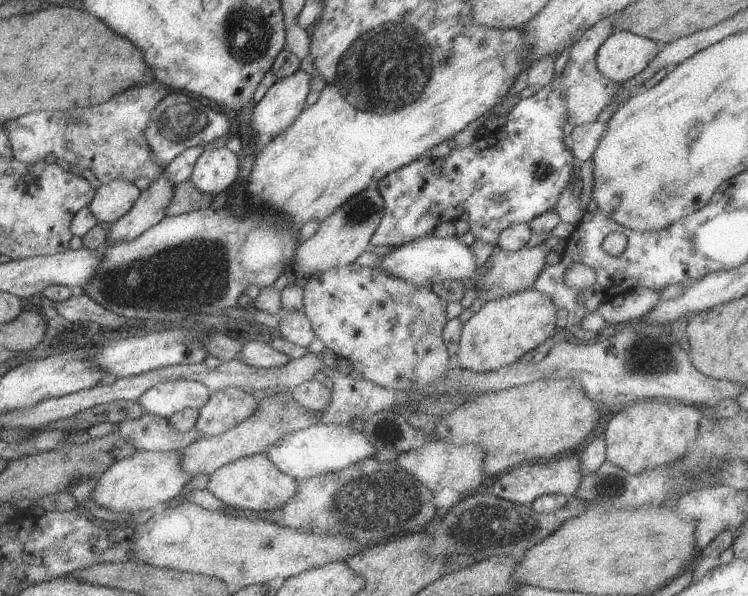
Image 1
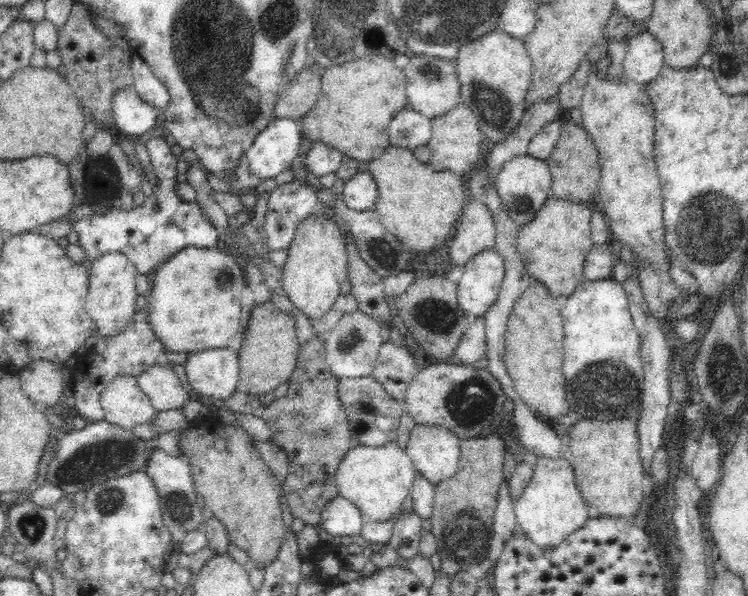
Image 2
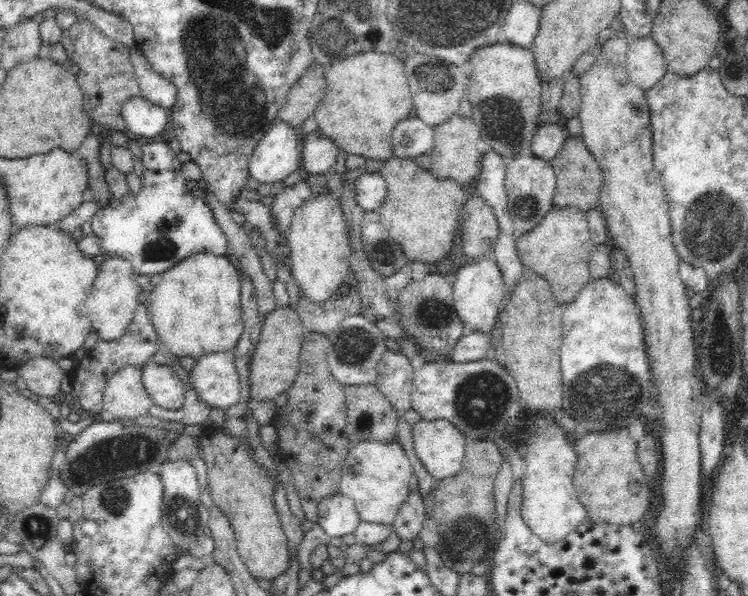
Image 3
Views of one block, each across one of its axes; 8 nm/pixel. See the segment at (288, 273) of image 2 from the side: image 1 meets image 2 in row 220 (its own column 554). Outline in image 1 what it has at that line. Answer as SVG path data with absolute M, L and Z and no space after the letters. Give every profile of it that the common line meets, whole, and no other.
M533 288L483 303L477 313L473 313L462 324L458 351L452 364L484 373L515 363L522 354L535 348L538 344L550 341L555 332L555 312L557 310L558 308L554 305L550 296Z

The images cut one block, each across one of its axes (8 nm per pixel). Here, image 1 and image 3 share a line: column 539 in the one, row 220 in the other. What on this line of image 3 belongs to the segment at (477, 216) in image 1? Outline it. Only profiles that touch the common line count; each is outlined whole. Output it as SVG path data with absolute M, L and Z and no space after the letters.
M164 141L148 142L141 146L143 151L143 173L141 175L142 188L137 195L128 194L124 200L110 199L110 202L98 209L89 219L92 234L98 240L98 259L120 257L128 260L134 267L136 274L161 274L178 265L190 254L204 252L206 254L225 255L227 242L222 229L216 224L209 206L203 197L194 197L186 189L186 179L181 175L182 162L178 161L176 153Z

